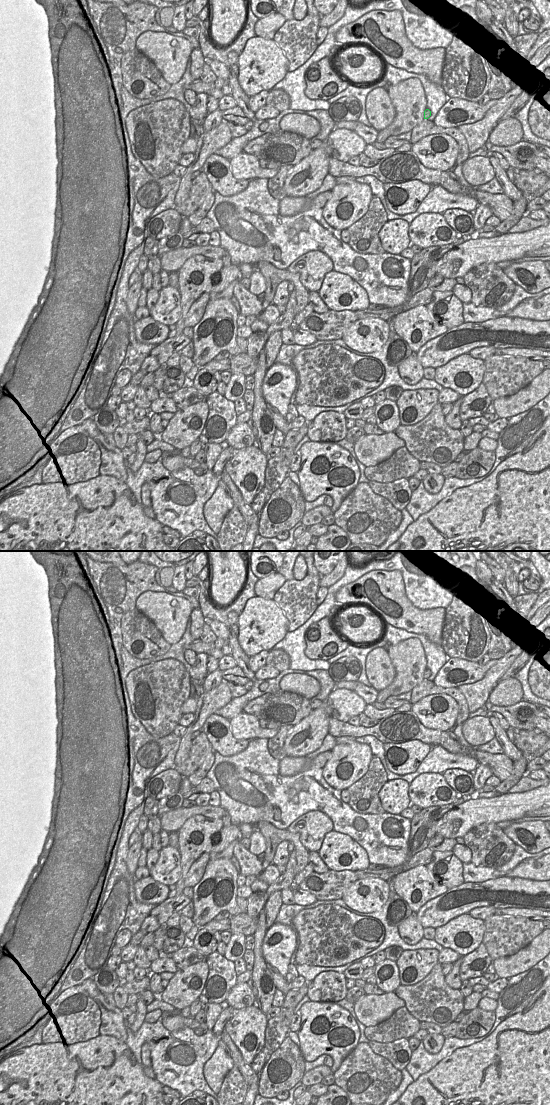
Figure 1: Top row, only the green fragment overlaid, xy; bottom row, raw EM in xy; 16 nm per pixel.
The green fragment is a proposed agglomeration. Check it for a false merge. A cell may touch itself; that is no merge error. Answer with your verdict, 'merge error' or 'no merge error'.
merge error

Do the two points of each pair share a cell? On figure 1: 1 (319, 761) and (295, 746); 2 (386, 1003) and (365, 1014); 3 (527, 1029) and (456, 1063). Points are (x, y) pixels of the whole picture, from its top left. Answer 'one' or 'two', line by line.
1: two
2: one
3: one

